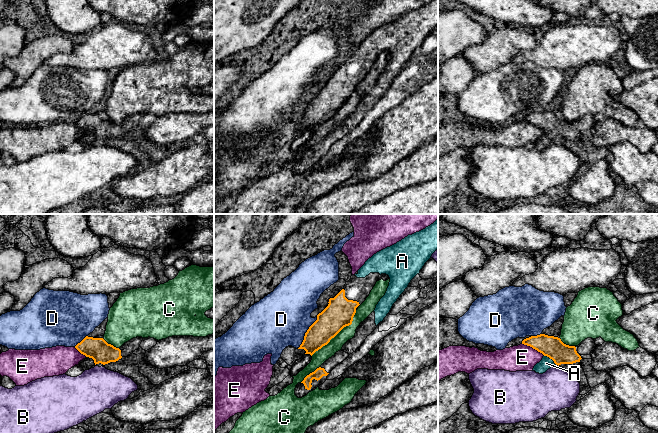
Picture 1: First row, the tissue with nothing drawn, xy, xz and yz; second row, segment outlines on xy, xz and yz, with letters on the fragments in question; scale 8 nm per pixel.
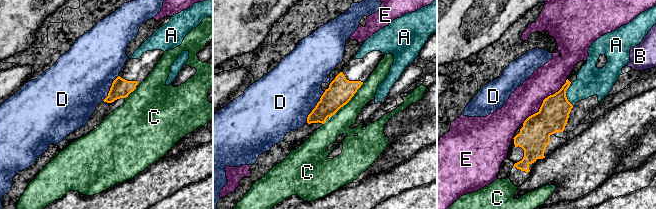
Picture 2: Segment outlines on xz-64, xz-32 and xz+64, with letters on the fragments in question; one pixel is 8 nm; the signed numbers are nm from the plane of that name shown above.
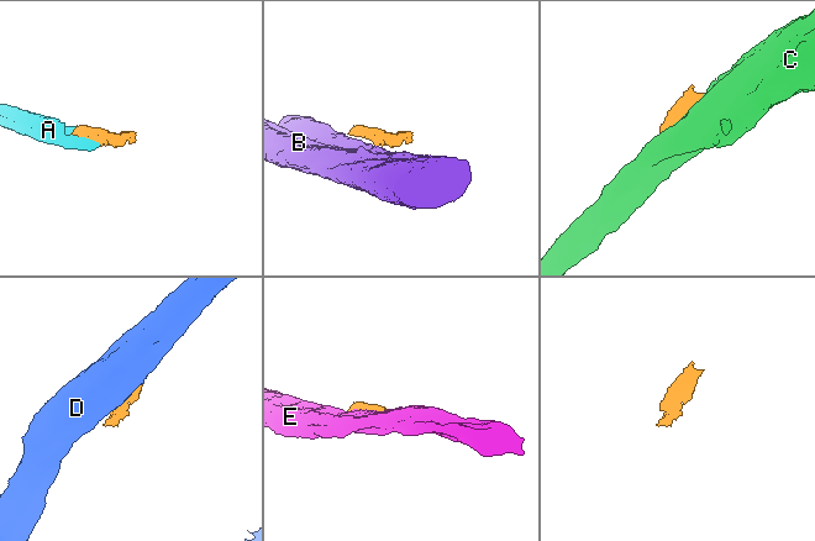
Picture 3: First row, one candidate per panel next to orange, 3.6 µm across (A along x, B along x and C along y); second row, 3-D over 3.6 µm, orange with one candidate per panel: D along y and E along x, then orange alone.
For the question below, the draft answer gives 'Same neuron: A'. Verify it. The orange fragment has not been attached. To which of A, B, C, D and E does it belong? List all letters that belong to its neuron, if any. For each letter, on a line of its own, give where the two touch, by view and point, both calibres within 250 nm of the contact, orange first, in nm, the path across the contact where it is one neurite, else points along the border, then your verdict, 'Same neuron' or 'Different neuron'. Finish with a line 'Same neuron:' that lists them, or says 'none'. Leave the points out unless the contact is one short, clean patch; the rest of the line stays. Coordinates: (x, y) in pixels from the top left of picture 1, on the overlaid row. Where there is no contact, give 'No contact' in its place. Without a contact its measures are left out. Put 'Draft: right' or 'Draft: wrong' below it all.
A: Touches orange at yz (550, 358). Thickness 170 nm (orange) against 100 nm. Path across: yz (550, 346), (550, 358), (546, 363). Same neuron
B: Touches orange at yz (557, 364). Thickness 170 nm (orange) against 320 nm. Boundary: yz (556, 364), (558, 366). Different neuron
C: Touches orange at xz (337, 333). Thickness 240 nm (orange) against 110 nm. Different neuron
D: Touches orange at xz (305, 333). Thickness 220 nm (orange) against 440 nm. Boundary: xz (317, 317), (305, 333), (304, 339), (298, 348). Different neuron
E: Touches orange at yz (533, 348). Thickness 170 nm (orange) against 200 nm. Different neuron
Same neuron: A
Draft: right

